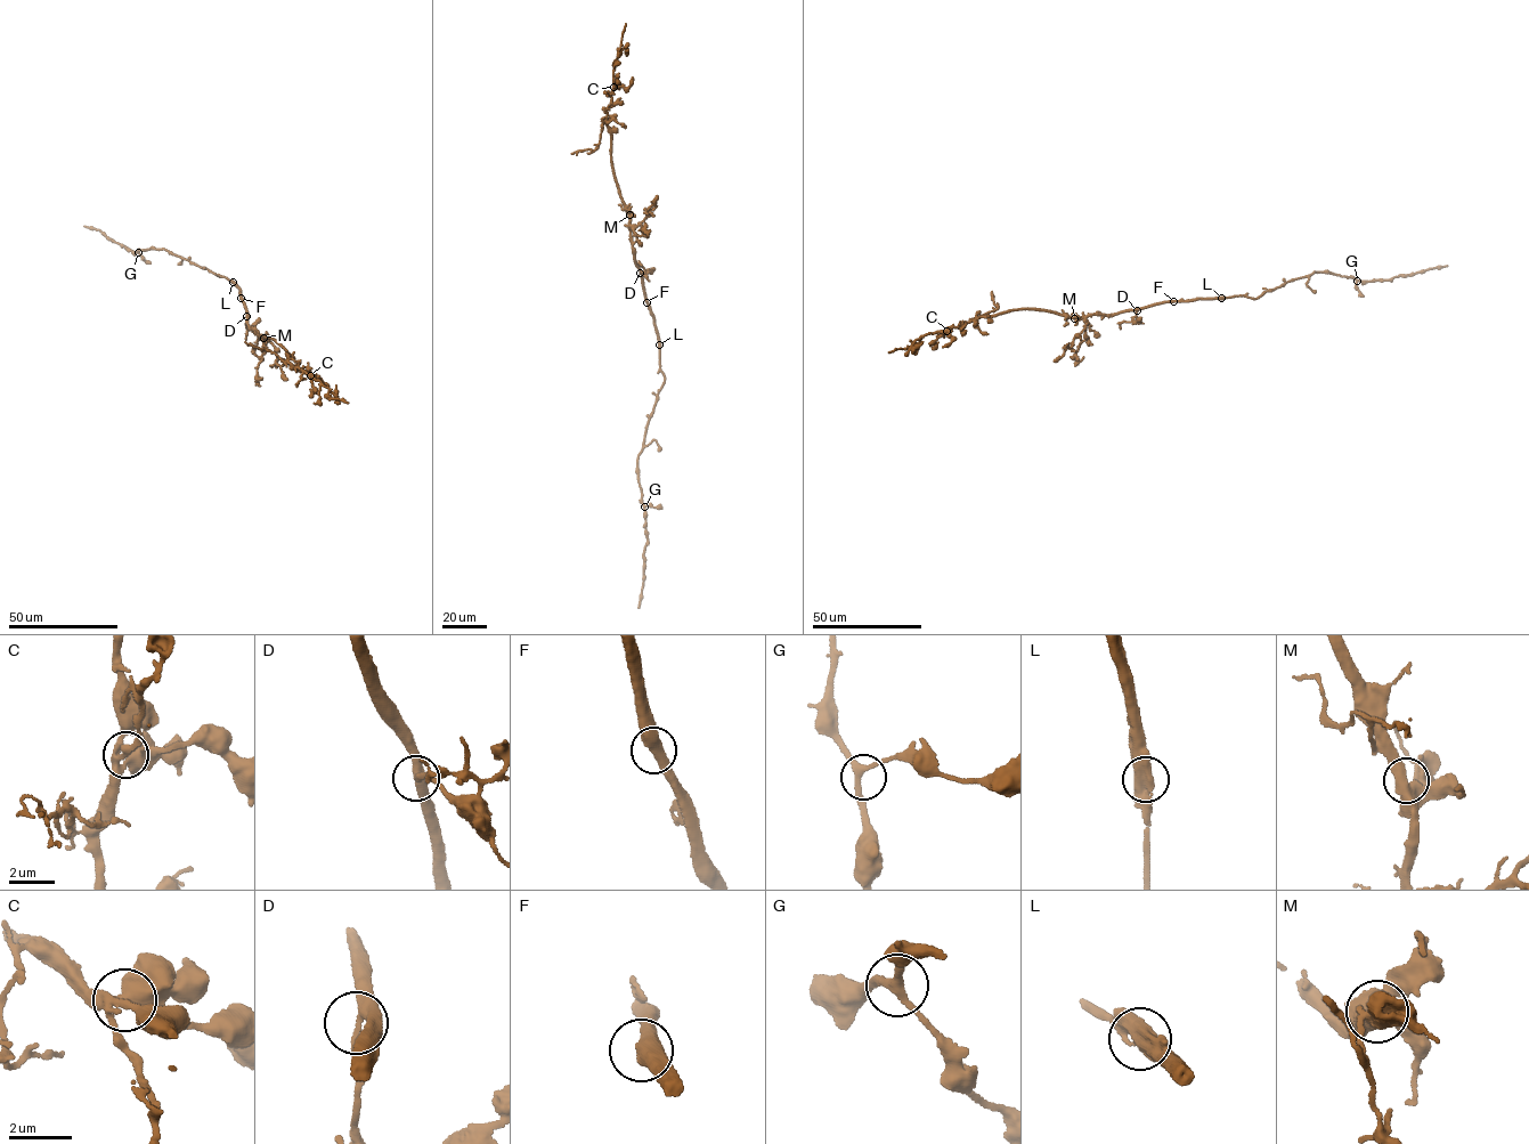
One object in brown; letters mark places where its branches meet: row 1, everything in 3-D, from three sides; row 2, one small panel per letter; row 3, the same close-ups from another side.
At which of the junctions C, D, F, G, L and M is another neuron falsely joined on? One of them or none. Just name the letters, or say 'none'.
L

